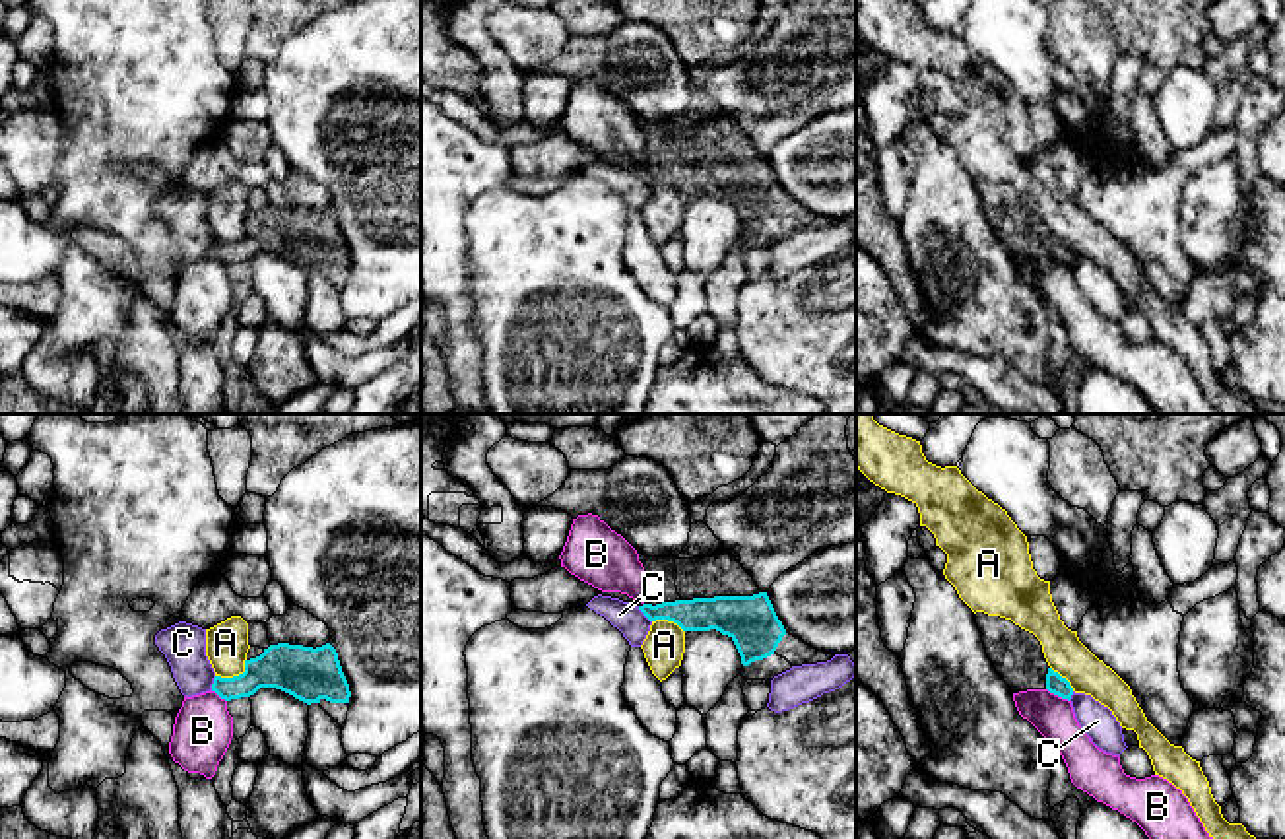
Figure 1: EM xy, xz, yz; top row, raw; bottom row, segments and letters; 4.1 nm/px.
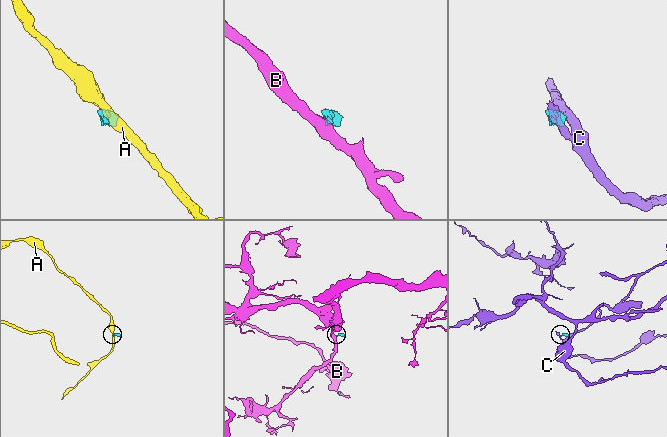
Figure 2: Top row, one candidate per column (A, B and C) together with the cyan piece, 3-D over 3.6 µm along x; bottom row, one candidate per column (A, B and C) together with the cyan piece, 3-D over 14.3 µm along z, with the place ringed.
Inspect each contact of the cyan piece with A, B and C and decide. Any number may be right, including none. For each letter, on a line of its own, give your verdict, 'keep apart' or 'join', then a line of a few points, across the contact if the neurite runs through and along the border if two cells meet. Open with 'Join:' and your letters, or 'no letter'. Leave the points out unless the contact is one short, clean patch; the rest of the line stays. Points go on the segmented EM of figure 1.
Join: no letter
A: keep apart; line xy (245, 659), (241, 672), (216, 676)
B: keep apart; line yz (1047, 688), (1068, 702)
C: keep apart; line xz (637, 606), (651, 622)

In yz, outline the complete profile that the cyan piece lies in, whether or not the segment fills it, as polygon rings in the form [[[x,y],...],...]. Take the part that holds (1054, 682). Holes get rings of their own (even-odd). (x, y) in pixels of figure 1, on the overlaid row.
[[[984,612],[974,616],[986,654],[1013,693],[1048,689],[1062,699],[1071,699],[1073,688],[1048,666],[1042,645],[1033,633],[1000,616]]]

